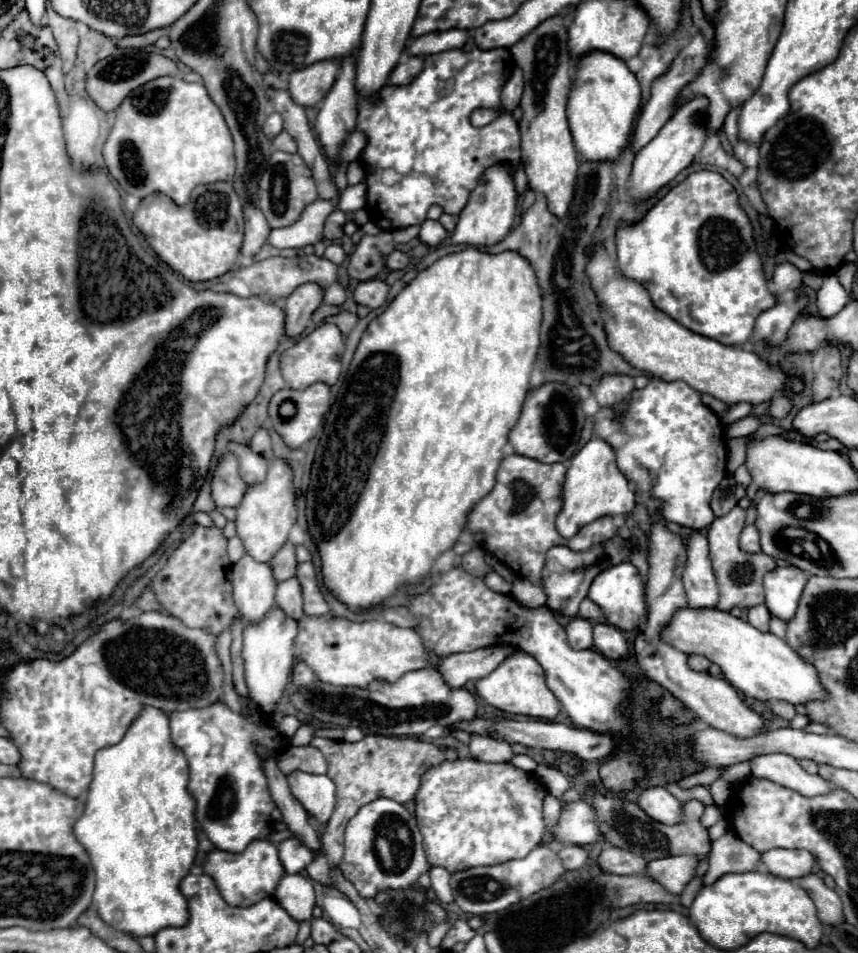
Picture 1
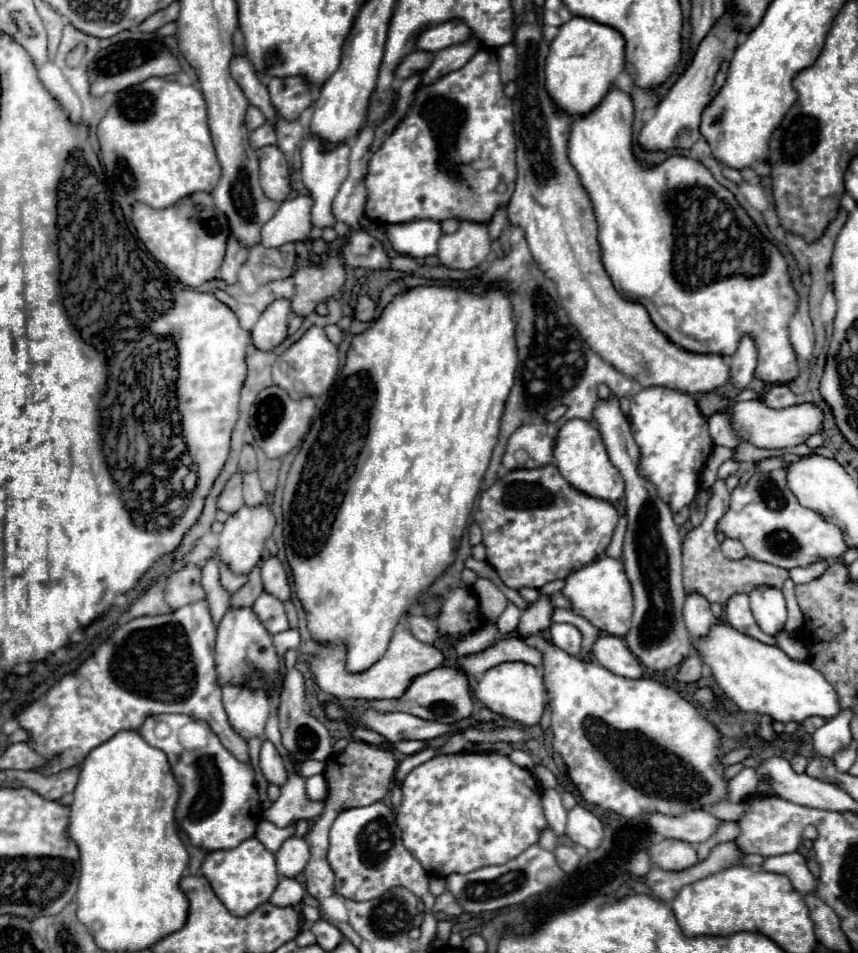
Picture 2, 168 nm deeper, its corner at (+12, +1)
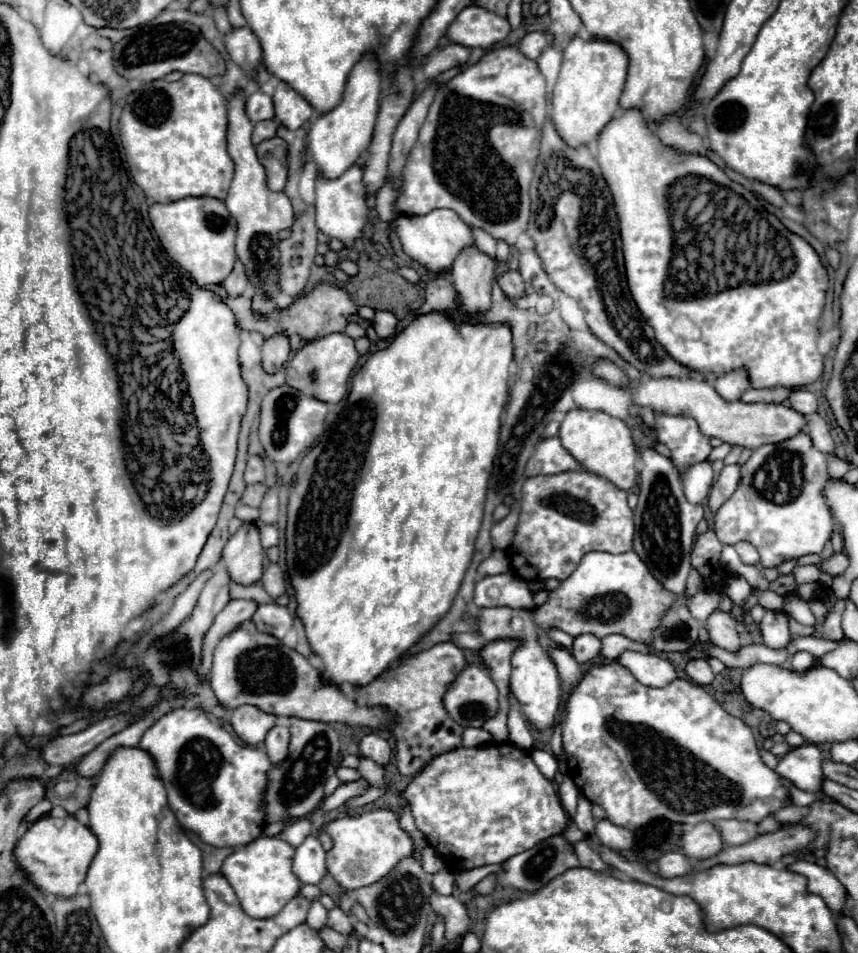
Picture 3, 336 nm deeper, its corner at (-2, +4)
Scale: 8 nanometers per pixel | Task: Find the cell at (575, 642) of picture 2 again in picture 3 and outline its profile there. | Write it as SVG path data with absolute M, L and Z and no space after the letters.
M578 635L572 643L572 655L578 663L588 663L598 657L600 651L600 639L594 635Z

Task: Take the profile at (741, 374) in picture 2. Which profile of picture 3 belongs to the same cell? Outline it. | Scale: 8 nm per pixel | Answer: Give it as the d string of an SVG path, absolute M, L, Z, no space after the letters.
M740 367L740 369L734 369L730 373L724 373L724 375L718 375L714 381L712 381L714 389L726 399L726 401L736 401L740 399L740 395L750 387L750 375L748 375L748 369Z

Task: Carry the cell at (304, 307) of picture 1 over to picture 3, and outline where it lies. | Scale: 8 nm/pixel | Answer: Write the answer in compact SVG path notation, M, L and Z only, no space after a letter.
M286 333L268 337L262 345L262 365L268 373L278 371L290 357L290 339Z

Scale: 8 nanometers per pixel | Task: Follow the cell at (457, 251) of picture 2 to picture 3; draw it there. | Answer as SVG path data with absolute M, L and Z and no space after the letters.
M476 245L464 247L450 269L464 313L490 309L490 289L494 283L496 259L480 251Z

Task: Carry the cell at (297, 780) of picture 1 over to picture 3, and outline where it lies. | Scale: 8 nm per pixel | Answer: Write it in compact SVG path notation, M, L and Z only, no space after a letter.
M272 727L266 735L266 753L270 757L270 761L276 765L276 763L282 763L286 757L288 757L288 743L290 743L290 731L288 727Z

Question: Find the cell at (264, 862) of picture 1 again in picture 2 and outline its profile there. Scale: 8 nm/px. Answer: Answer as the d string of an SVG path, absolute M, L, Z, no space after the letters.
M248 838L232 850L210 852L202 864L202 874L210 882L216 896L234 916L246 916L254 908L266 904L278 886L278 872L274 854L262 846L260 840Z

